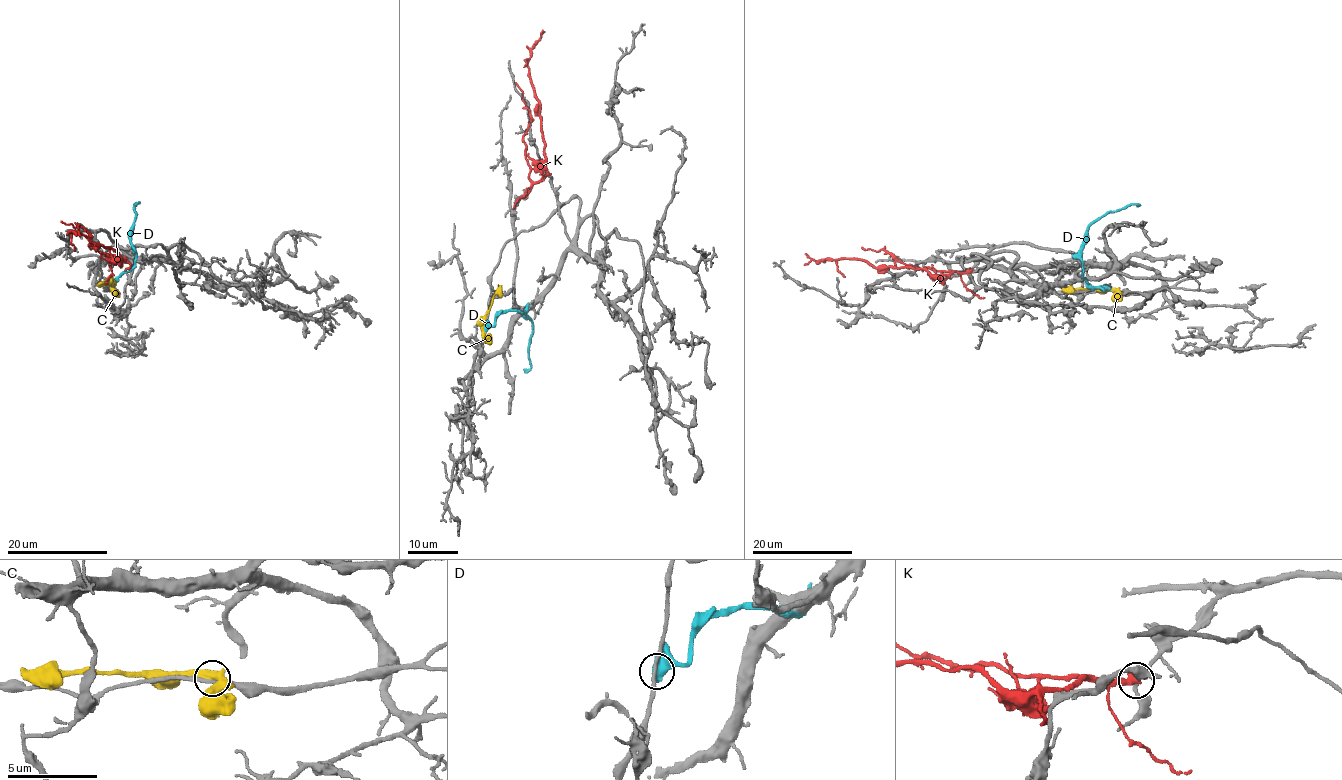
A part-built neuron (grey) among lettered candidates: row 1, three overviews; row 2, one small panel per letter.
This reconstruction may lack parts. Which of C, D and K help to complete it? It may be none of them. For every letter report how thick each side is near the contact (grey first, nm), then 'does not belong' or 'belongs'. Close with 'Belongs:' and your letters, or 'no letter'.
C: 220 nm thick on the grey side, 480 nm on the other; does not belong
D: 200 nm thick on the grey side, 500 nm on the other; does not belong
K: 170 nm thick on the grey side, 550 nm on the other; does not belong
Belongs: no letter

